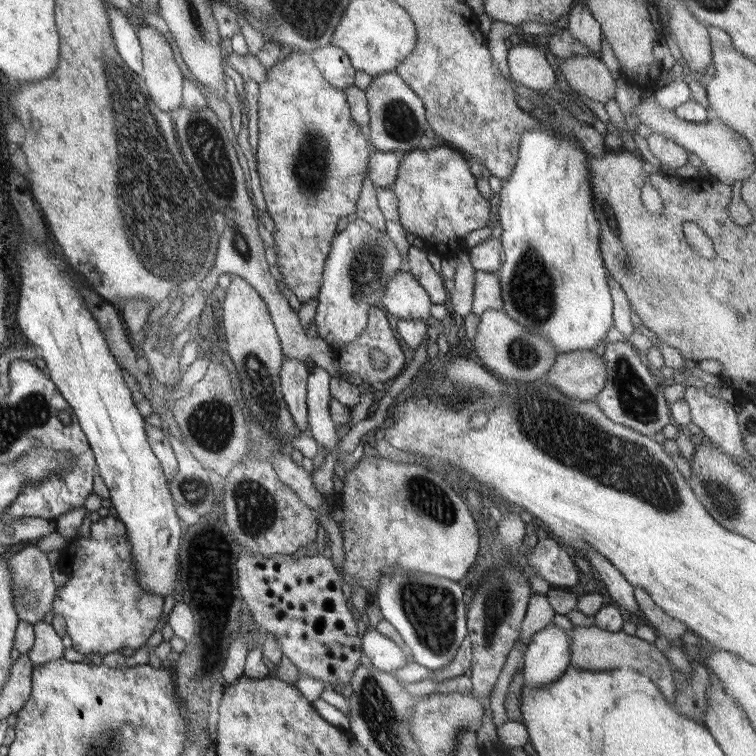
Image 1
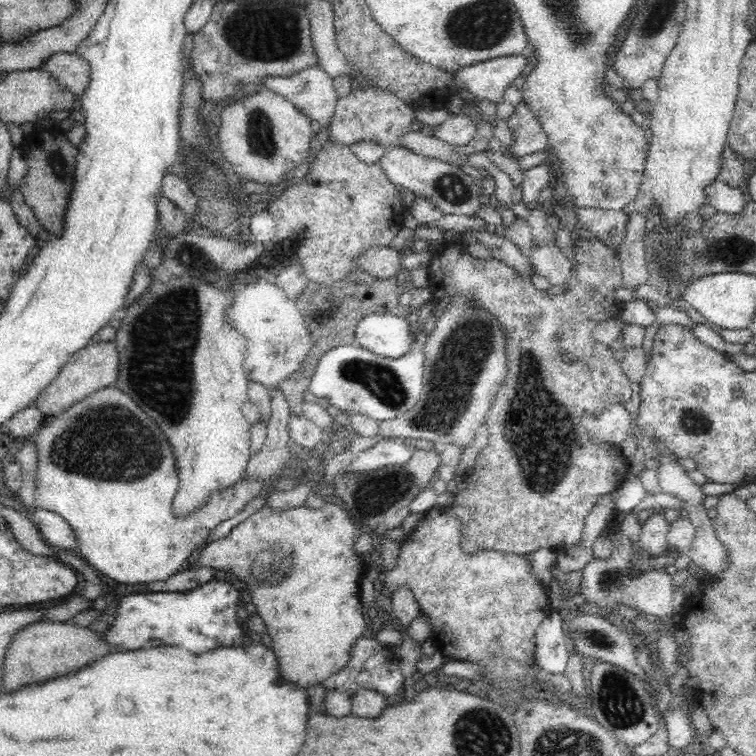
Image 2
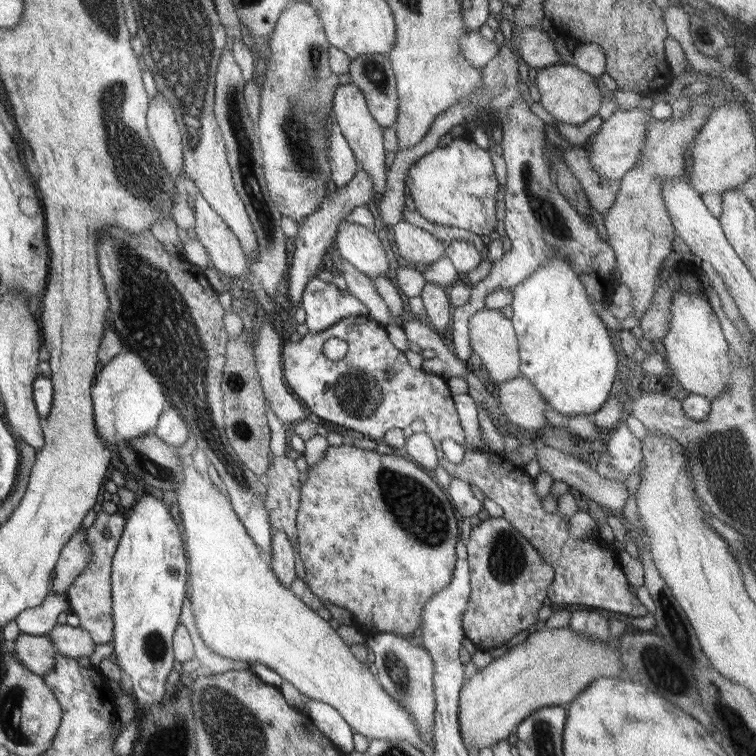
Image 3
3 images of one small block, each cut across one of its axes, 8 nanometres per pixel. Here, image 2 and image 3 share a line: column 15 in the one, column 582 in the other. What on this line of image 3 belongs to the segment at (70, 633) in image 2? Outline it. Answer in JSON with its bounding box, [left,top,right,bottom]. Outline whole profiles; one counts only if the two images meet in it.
[458,627,623,748]

